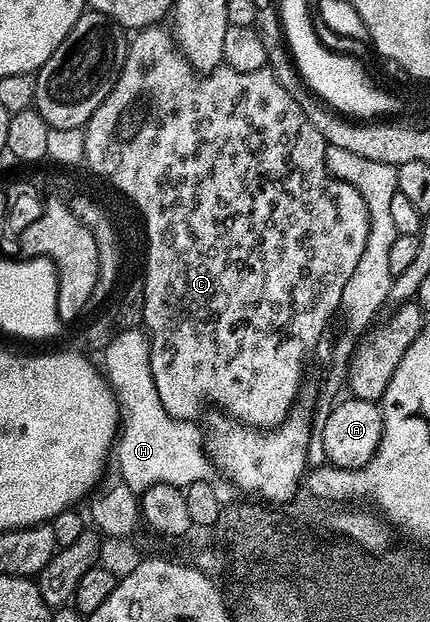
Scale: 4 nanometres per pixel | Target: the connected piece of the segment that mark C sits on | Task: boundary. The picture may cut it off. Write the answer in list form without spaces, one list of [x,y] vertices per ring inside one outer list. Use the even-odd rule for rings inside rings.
[[[168,26],[143,27],[134,35],[137,36],[134,39],[132,36],[128,40],[125,64],[111,89],[111,93],[107,93],[107,97],[101,102],[99,109],[95,109],[95,113],[83,128],[85,132],[85,157],[83,163],[84,166],[89,166],[99,178],[106,179],[115,190],[122,191],[137,206],[137,211],[141,214],[142,221],[145,222],[145,288],[139,292],[139,298],[141,301],[141,323],[149,338],[150,367],[151,373],[154,375],[155,387],[163,403],[163,408],[173,419],[200,420],[206,414],[205,406],[210,403],[213,409],[228,415],[231,419],[238,419],[246,427],[272,429],[289,418],[289,410],[293,408],[294,403],[298,402],[300,395],[297,394],[300,393],[301,382],[305,379],[305,362],[308,361],[309,354],[316,349],[317,342],[320,341],[321,334],[324,333],[325,326],[329,323],[329,318],[338,314],[341,298],[343,297],[343,288],[346,287],[347,281],[351,281],[351,273],[355,273],[355,269],[359,265],[359,257],[363,257],[363,249],[367,245],[367,233],[369,232],[367,205],[363,201],[359,189],[355,189],[341,179],[334,179],[329,174],[325,164],[325,148],[327,146],[325,138],[321,136],[319,129],[315,129],[315,125],[311,125],[311,121],[303,113],[299,101],[295,101],[295,97],[287,89],[283,89],[283,85],[275,78],[272,71],[262,69],[255,73],[239,73],[235,69],[222,65],[205,74],[195,71],[191,64],[185,60],[185,55],[177,48],[177,40],[173,38],[173,32]]]

